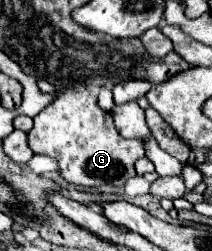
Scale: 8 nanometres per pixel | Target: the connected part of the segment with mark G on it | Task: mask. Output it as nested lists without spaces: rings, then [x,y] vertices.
[[[99,87],[60,89],[60,96],[34,116],[34,126],[28,132],[28,144],[34,154],[56,158],[60,174],[76,186],[124,186],[128,178],[136,176],[134,162],[144,156],[144,146],[140,140],[128,140],[116,132],[112,114],[98,106]]]

